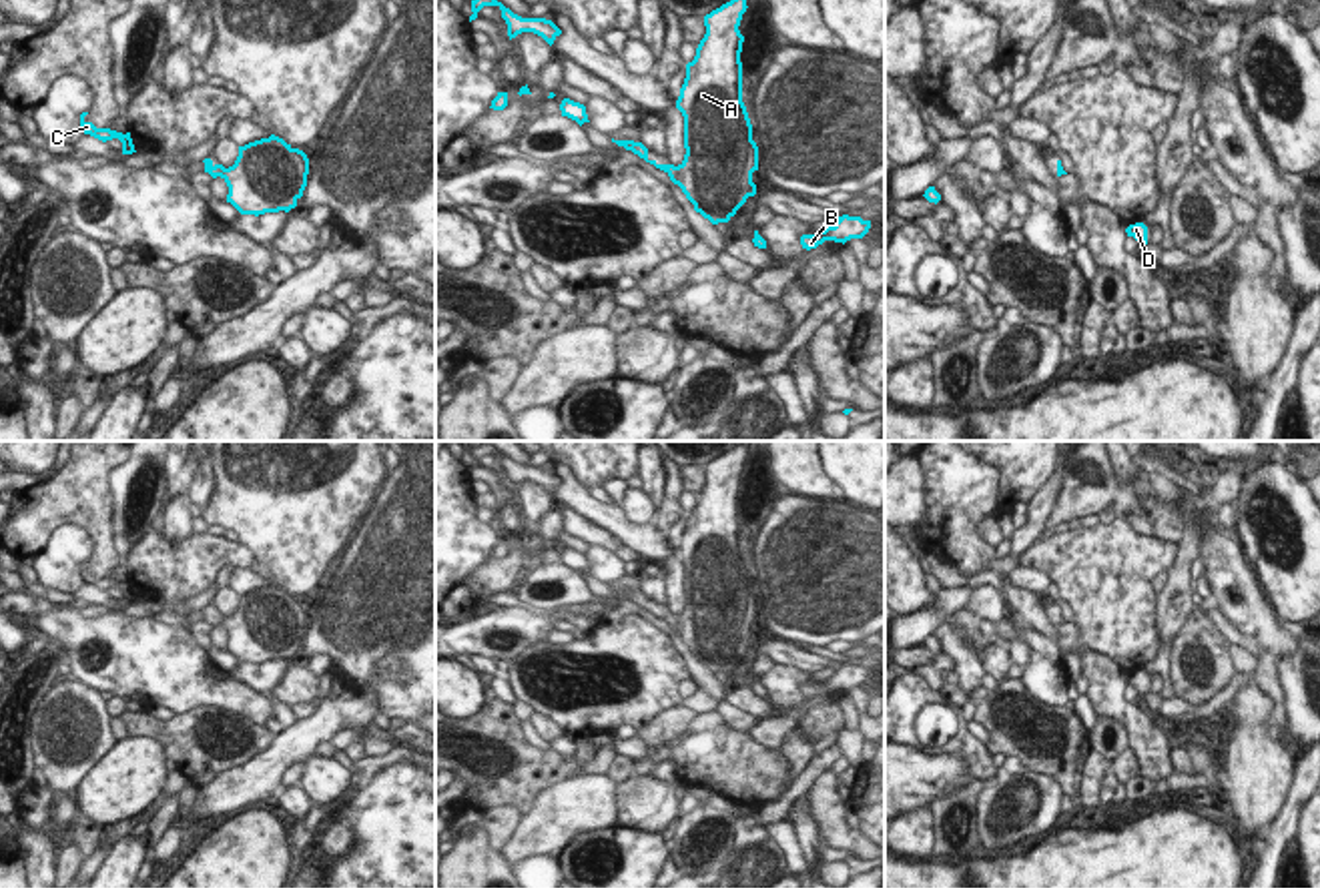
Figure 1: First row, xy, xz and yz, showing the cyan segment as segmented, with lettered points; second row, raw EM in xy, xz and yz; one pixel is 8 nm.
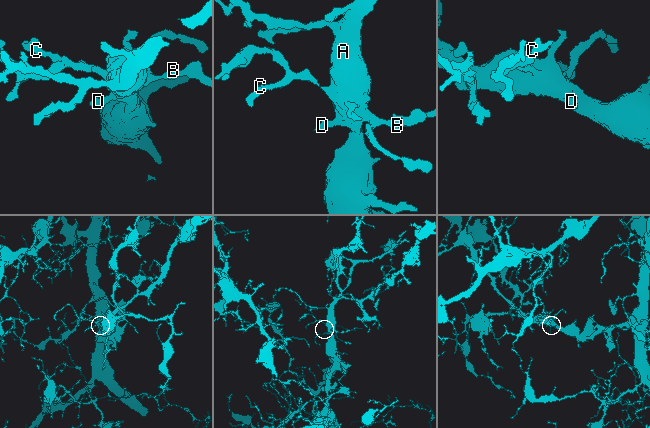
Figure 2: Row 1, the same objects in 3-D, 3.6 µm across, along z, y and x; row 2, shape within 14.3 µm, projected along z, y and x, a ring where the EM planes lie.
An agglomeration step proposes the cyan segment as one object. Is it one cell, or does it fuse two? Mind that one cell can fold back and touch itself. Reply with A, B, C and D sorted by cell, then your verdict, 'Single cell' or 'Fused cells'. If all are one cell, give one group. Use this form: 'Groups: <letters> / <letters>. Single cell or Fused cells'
Groups: A B C D. Single cell.

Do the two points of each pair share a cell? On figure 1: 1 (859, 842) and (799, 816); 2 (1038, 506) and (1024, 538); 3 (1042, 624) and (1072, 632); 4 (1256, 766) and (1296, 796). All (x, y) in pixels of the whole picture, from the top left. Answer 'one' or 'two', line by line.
1: two
2: one
3: two
4: two

